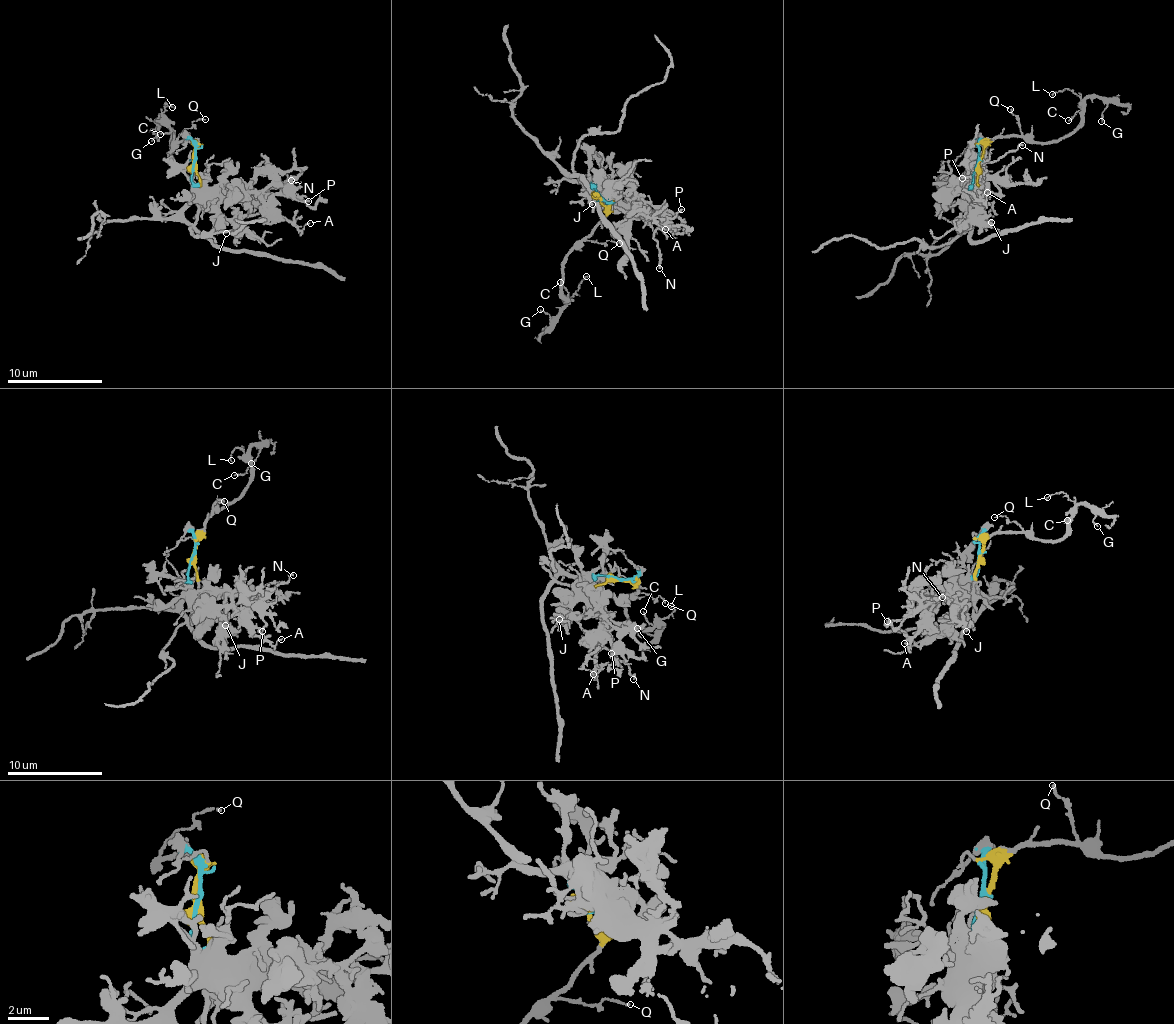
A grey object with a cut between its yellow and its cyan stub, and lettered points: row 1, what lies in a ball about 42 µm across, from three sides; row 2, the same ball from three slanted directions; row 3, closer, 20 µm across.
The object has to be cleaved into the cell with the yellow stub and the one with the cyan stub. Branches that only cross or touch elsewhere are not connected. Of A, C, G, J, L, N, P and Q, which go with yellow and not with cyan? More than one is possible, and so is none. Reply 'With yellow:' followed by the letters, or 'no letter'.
With yellow: C, G, L, Q

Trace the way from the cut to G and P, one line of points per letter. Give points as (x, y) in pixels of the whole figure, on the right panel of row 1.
G: (976, 163), (983, 147), (999, 137), (1062, 139), (1081, 123), (1082, 103), (1089, 97), (1106, 106), (1100, 121)
P: (976, 163), (974, 182), (968, 188), (977, 181), (971, 176), (968, 169), (971, 167), (974, 176), (961, 178)

